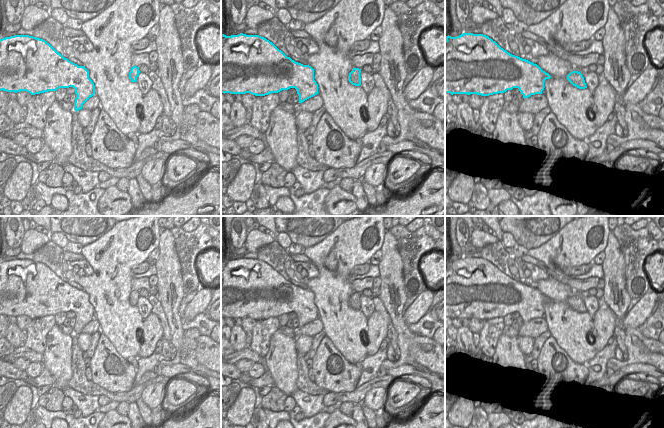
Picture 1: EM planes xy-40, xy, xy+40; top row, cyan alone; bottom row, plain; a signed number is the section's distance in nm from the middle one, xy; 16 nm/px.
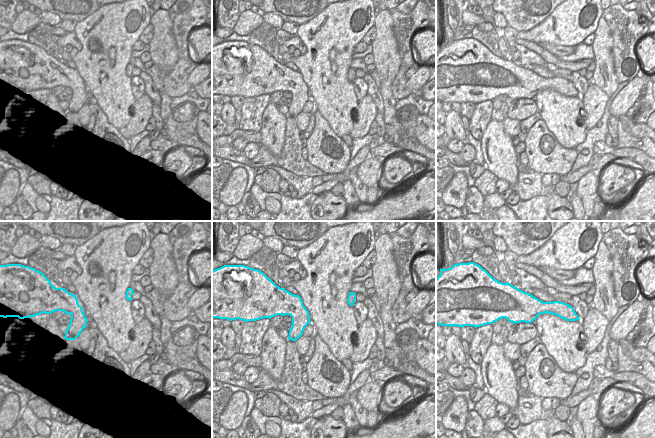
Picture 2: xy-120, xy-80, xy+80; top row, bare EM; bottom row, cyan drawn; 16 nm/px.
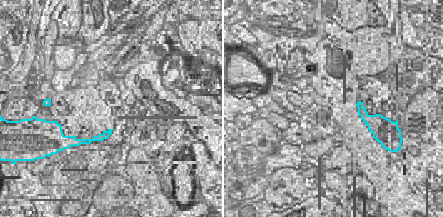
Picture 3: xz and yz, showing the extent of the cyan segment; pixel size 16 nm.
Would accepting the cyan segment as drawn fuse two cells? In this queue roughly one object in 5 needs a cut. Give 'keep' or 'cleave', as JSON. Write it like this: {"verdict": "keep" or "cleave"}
{"verdict": "keep"}

